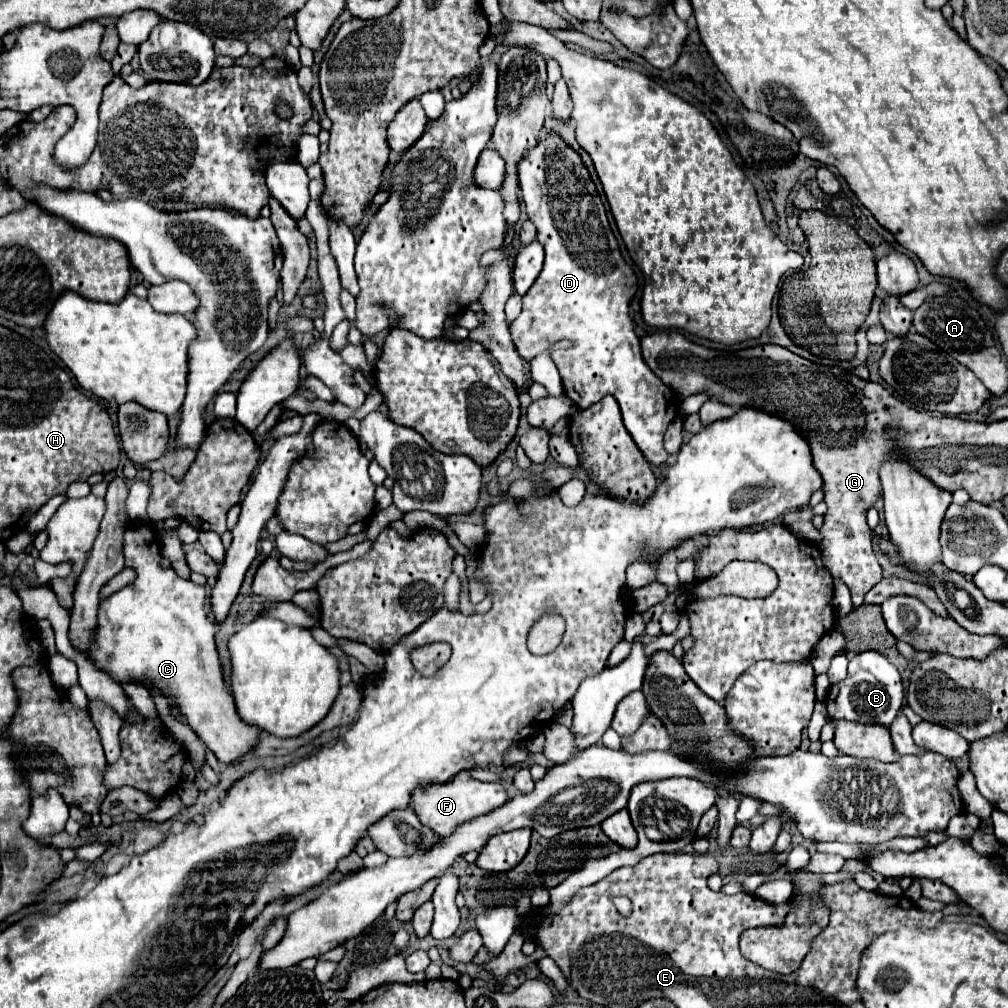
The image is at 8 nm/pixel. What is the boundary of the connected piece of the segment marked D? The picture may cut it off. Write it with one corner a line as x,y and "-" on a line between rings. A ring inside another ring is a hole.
555,138
555,142
539,142
535,148
527,150
517,168
527,216
535,224
537,240
545,248
545,266
533,288
523,296
523,310
511,324
511,338
517,352
527,362
531,362
537,354
549,352
563,378
565,394
581,410
611,394
619,402
625,428
633,436
635,444
643,450
645,458
653,464
665,464
667,452
663,448
663,434
667,424
679,414
677,398
671,388
667,388
651,372
651,368
647,368
641,356
639,338
629,318
629,300
637,290
637,278
621,258
619,244
609,228
605,206
597,194
589,170
581,156
561,138
-
559,340
571,340
573,346
557,350

